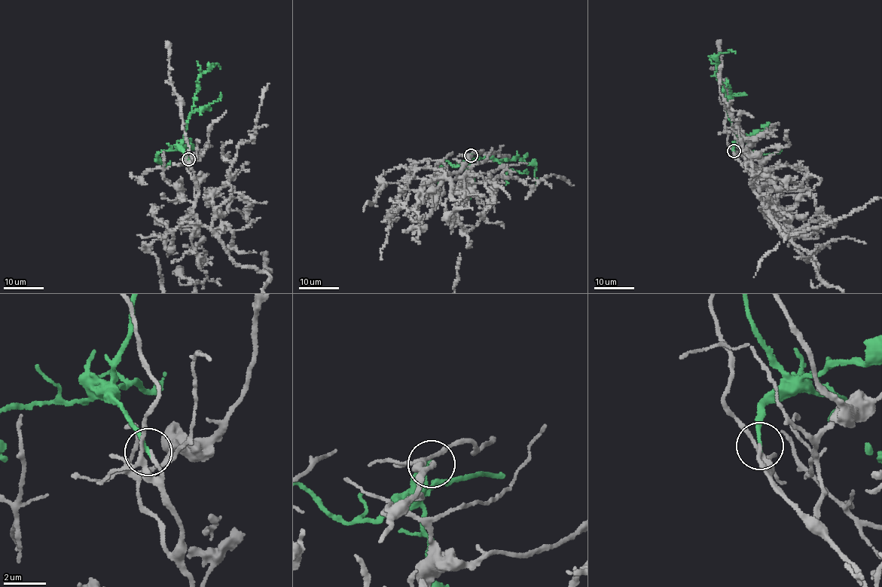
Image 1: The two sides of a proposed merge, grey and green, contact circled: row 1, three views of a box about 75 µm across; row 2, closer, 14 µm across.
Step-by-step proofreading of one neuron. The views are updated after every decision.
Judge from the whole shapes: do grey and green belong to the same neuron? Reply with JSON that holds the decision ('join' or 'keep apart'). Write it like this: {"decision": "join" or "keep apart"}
{"decision": "join"}

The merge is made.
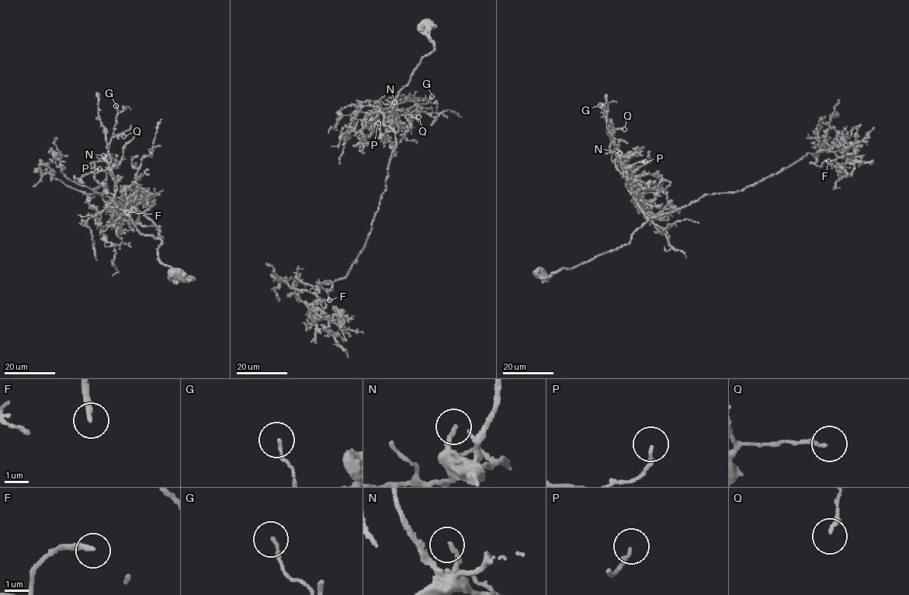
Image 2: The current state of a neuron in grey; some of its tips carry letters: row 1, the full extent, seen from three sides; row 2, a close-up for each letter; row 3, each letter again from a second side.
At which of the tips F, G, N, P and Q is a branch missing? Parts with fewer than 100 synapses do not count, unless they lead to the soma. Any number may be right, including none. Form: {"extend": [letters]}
{"extend": ["F"]}

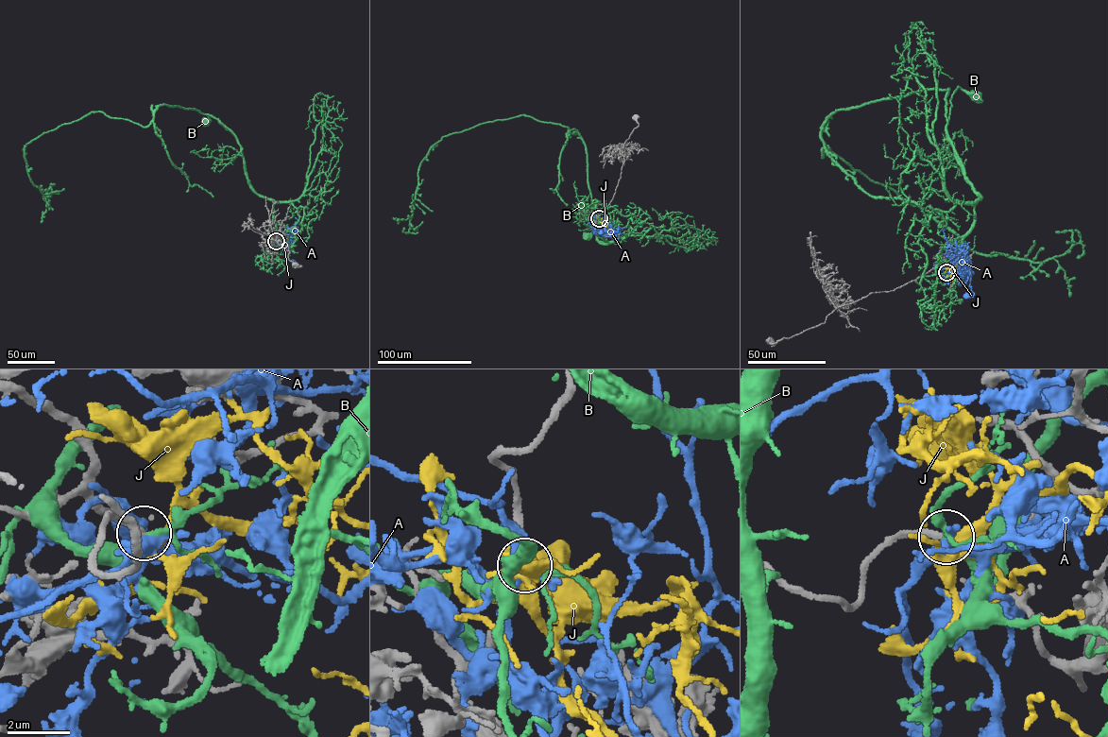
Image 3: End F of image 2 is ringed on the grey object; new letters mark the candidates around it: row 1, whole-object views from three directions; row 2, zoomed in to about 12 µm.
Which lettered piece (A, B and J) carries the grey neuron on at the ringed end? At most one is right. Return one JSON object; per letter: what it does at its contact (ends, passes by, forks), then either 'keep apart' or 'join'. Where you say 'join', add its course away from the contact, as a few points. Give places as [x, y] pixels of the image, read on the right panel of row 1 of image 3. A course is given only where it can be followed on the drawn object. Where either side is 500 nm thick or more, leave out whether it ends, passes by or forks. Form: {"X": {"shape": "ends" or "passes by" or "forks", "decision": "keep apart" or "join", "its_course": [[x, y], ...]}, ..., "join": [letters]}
{"A": {"shape": "forks", "decision": "keep apart"}, "B": {"shape": "forks", "decision": "keep apart"}, "J": {"shape": "forks", "decision": "join", "its_course": [[946, 272], [946, 265], [945, 267], [952, 271], [953, 282]]}, "join": ["J"]}

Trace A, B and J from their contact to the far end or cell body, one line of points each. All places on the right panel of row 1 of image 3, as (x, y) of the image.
A: (946, 272), (960, 270), (957, 265), (959, 263), (968, 263), (969, 286), (974, 294), (966, 297)
B: (946, 272), (957, 263), (980, 197), (946, 125), (958, 87), (975, 95)
J: (946, 272), (946, 265), (945, 267), (952, 271), (953, 282)

